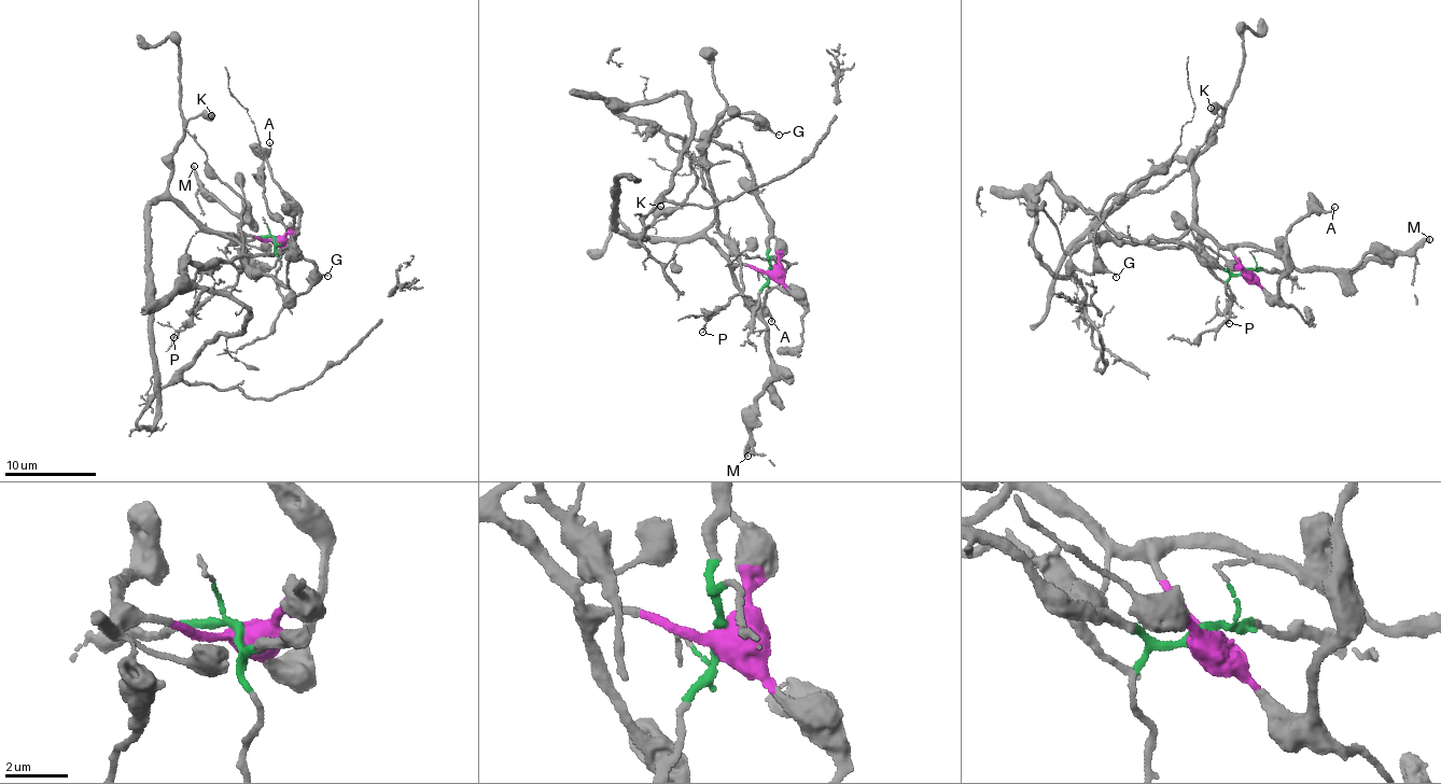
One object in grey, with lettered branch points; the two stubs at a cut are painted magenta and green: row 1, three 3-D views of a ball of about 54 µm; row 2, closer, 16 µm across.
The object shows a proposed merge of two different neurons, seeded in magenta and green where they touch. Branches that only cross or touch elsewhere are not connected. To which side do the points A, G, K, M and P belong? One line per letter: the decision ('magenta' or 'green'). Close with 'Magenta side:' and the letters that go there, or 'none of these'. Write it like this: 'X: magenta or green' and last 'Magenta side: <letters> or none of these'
A: magenta
G: magenta
K: magenta
M: magenta
P: green
Magenta side: A, G, K, M

